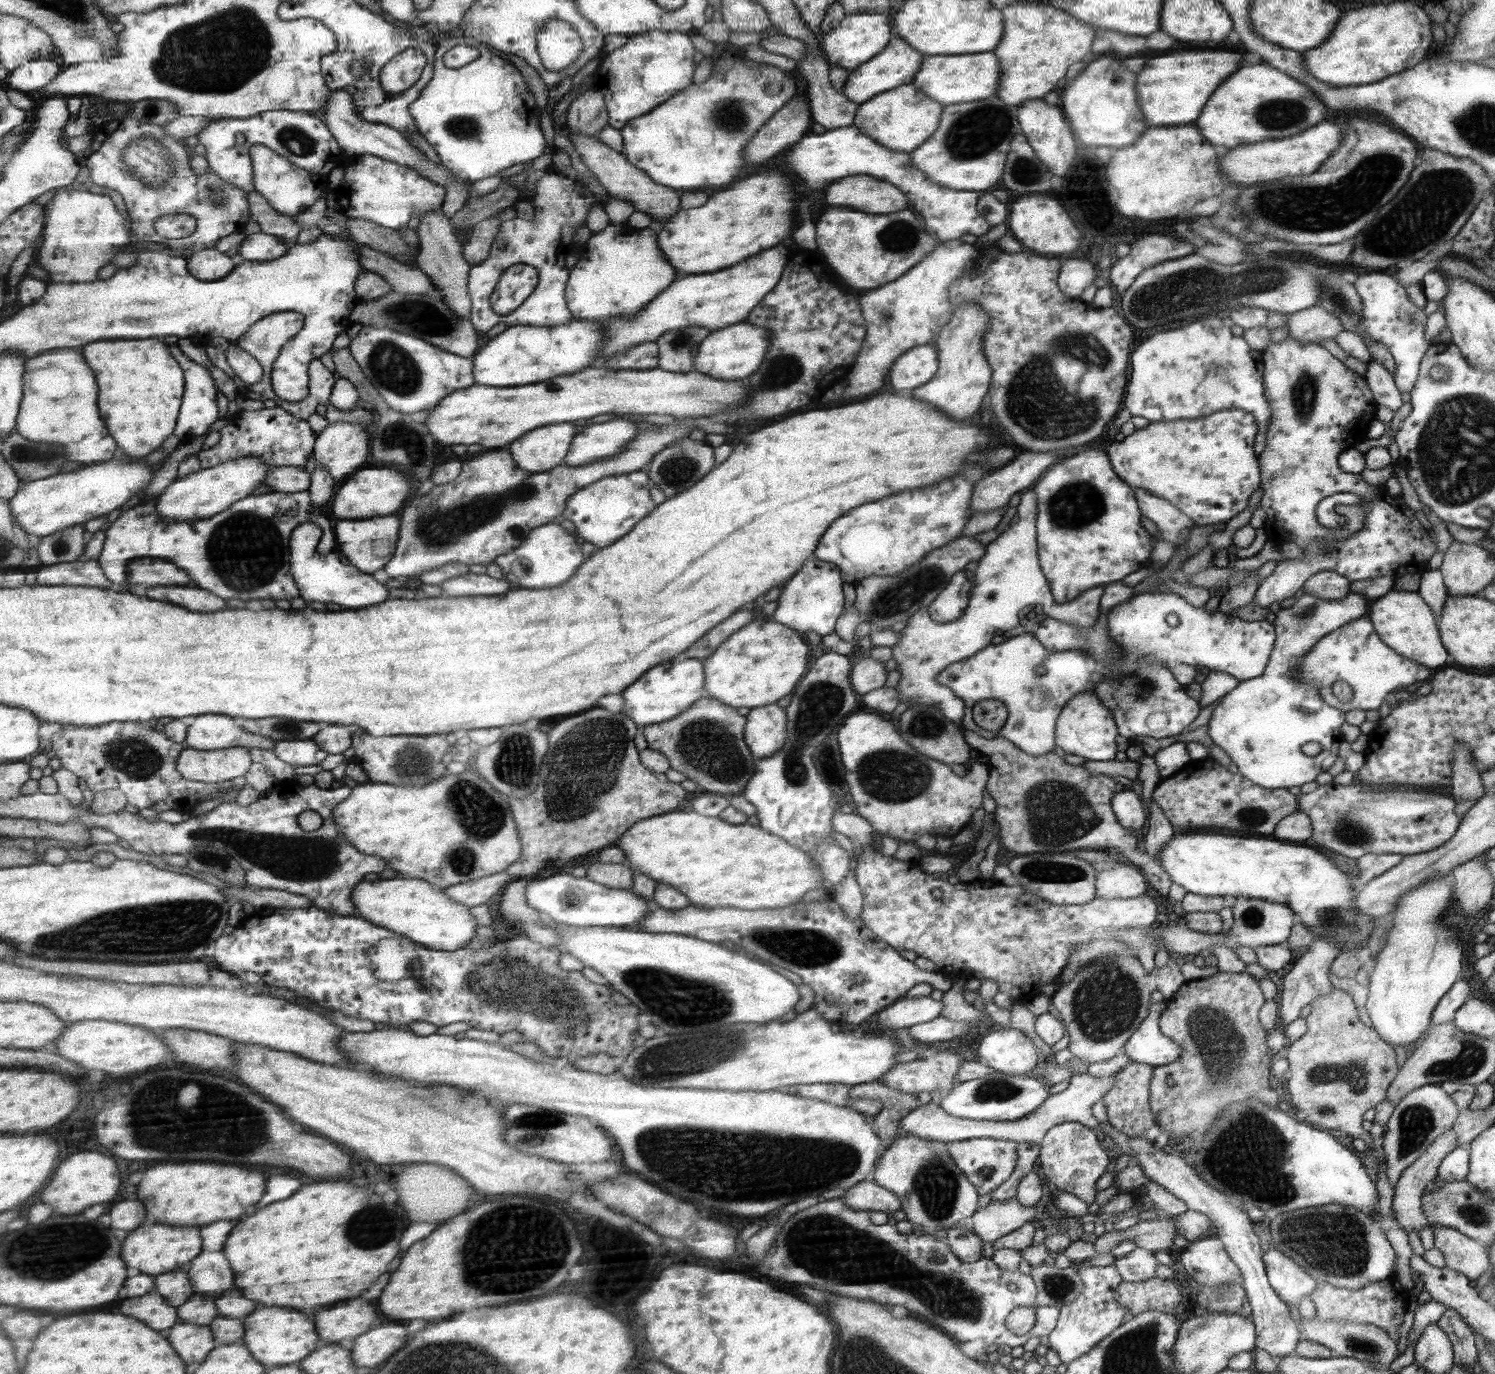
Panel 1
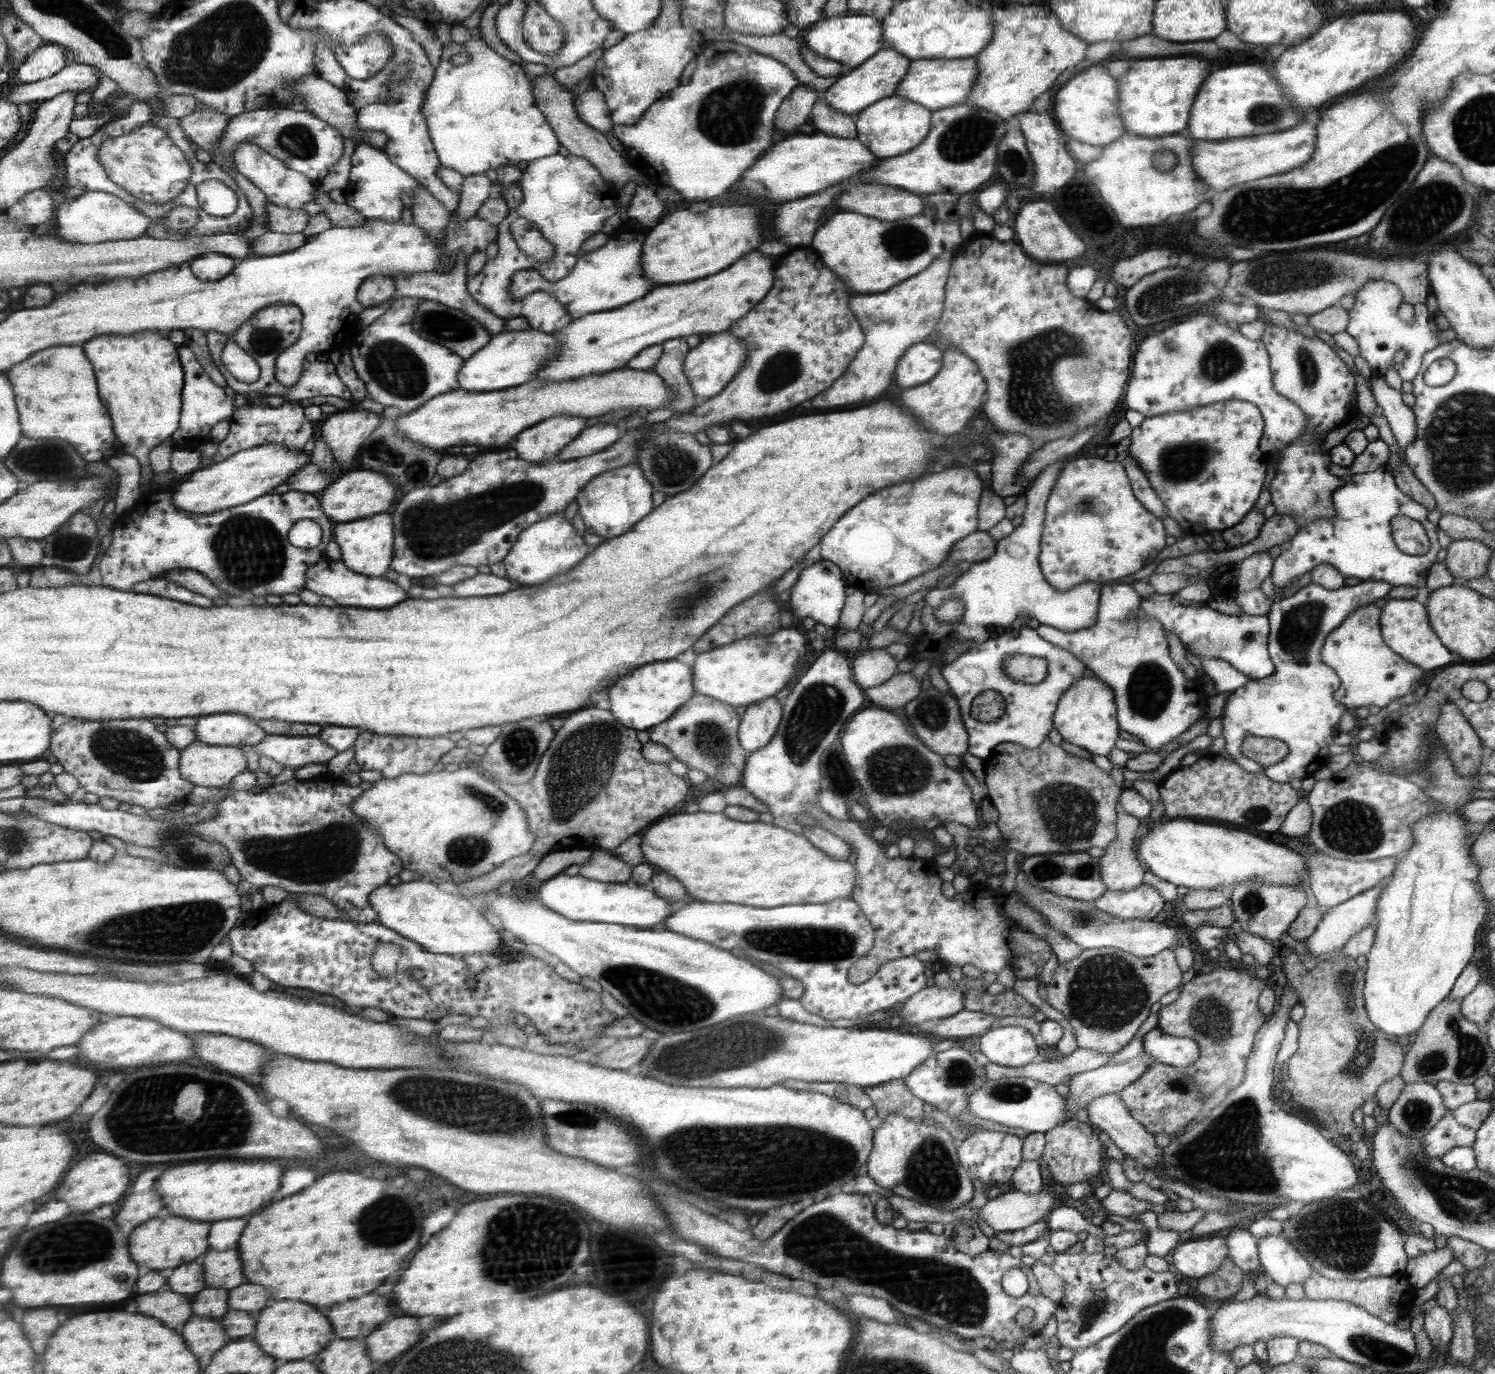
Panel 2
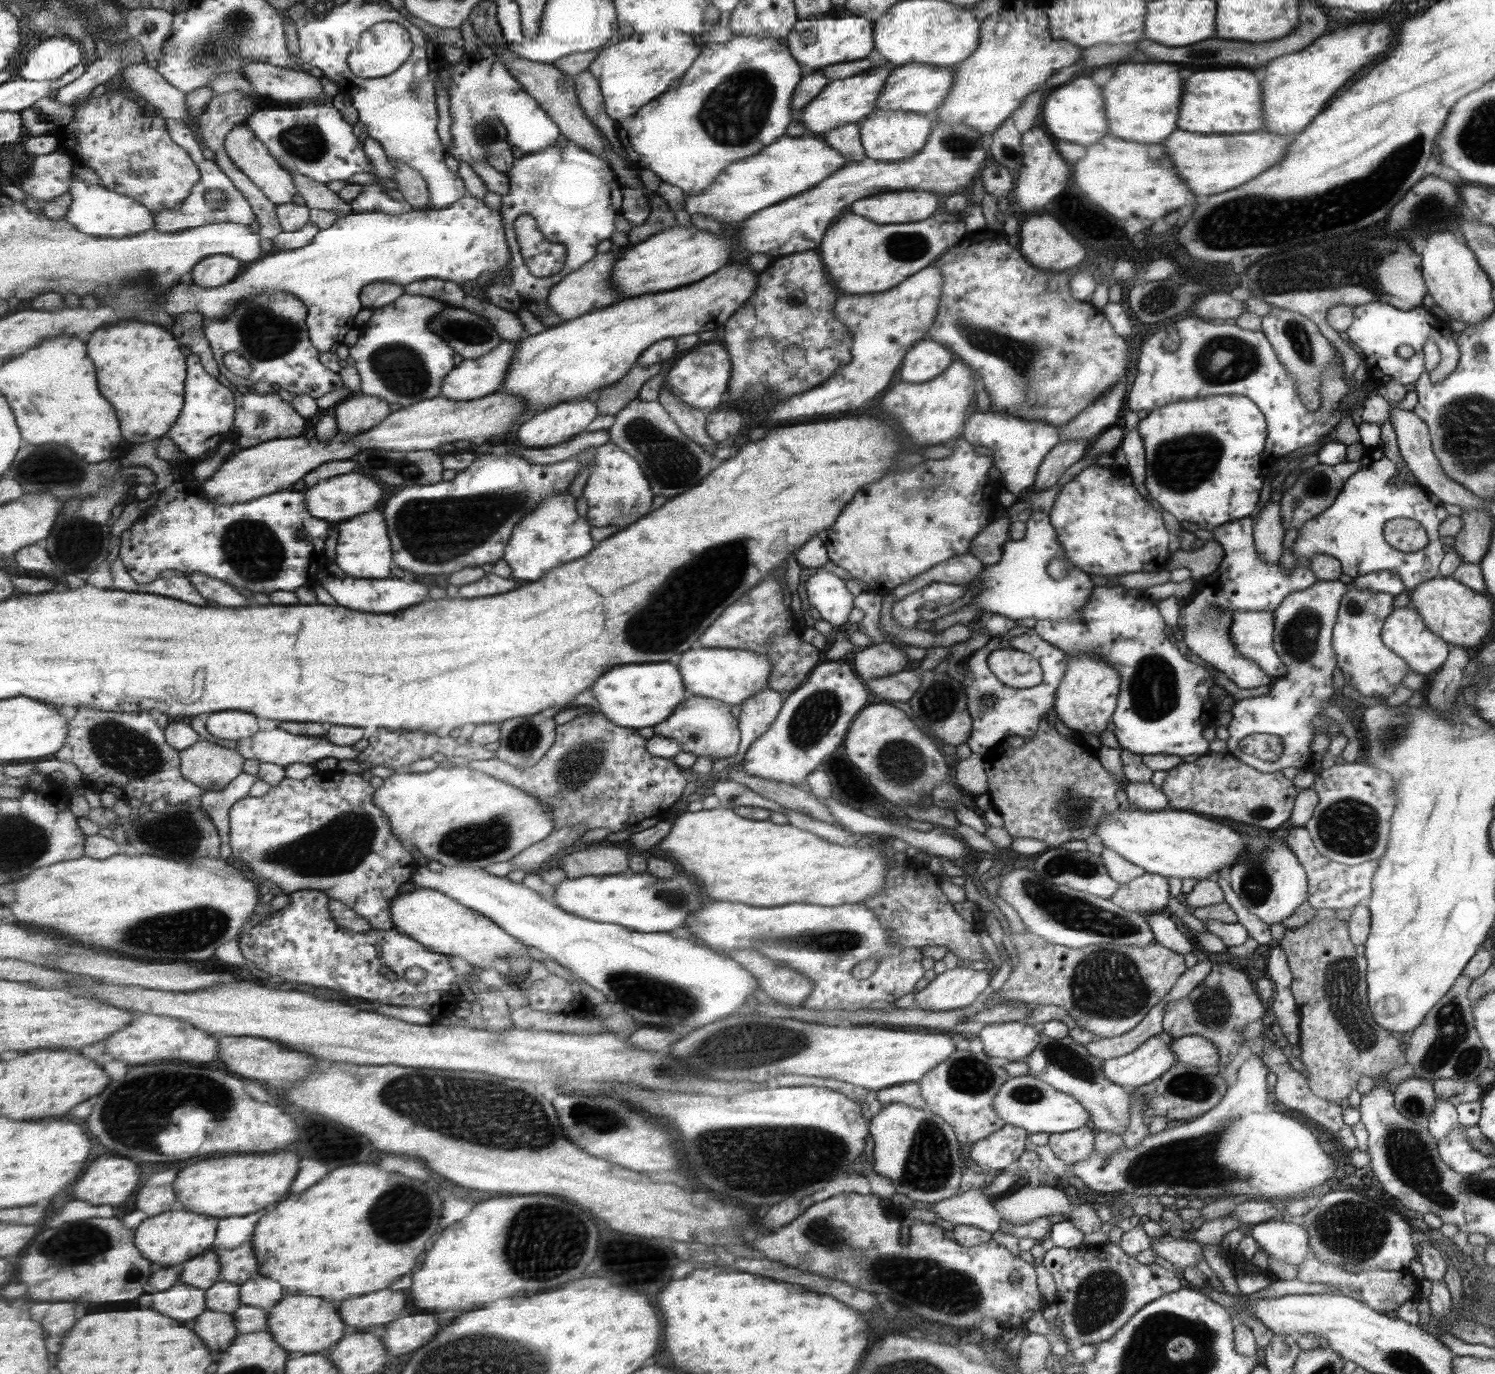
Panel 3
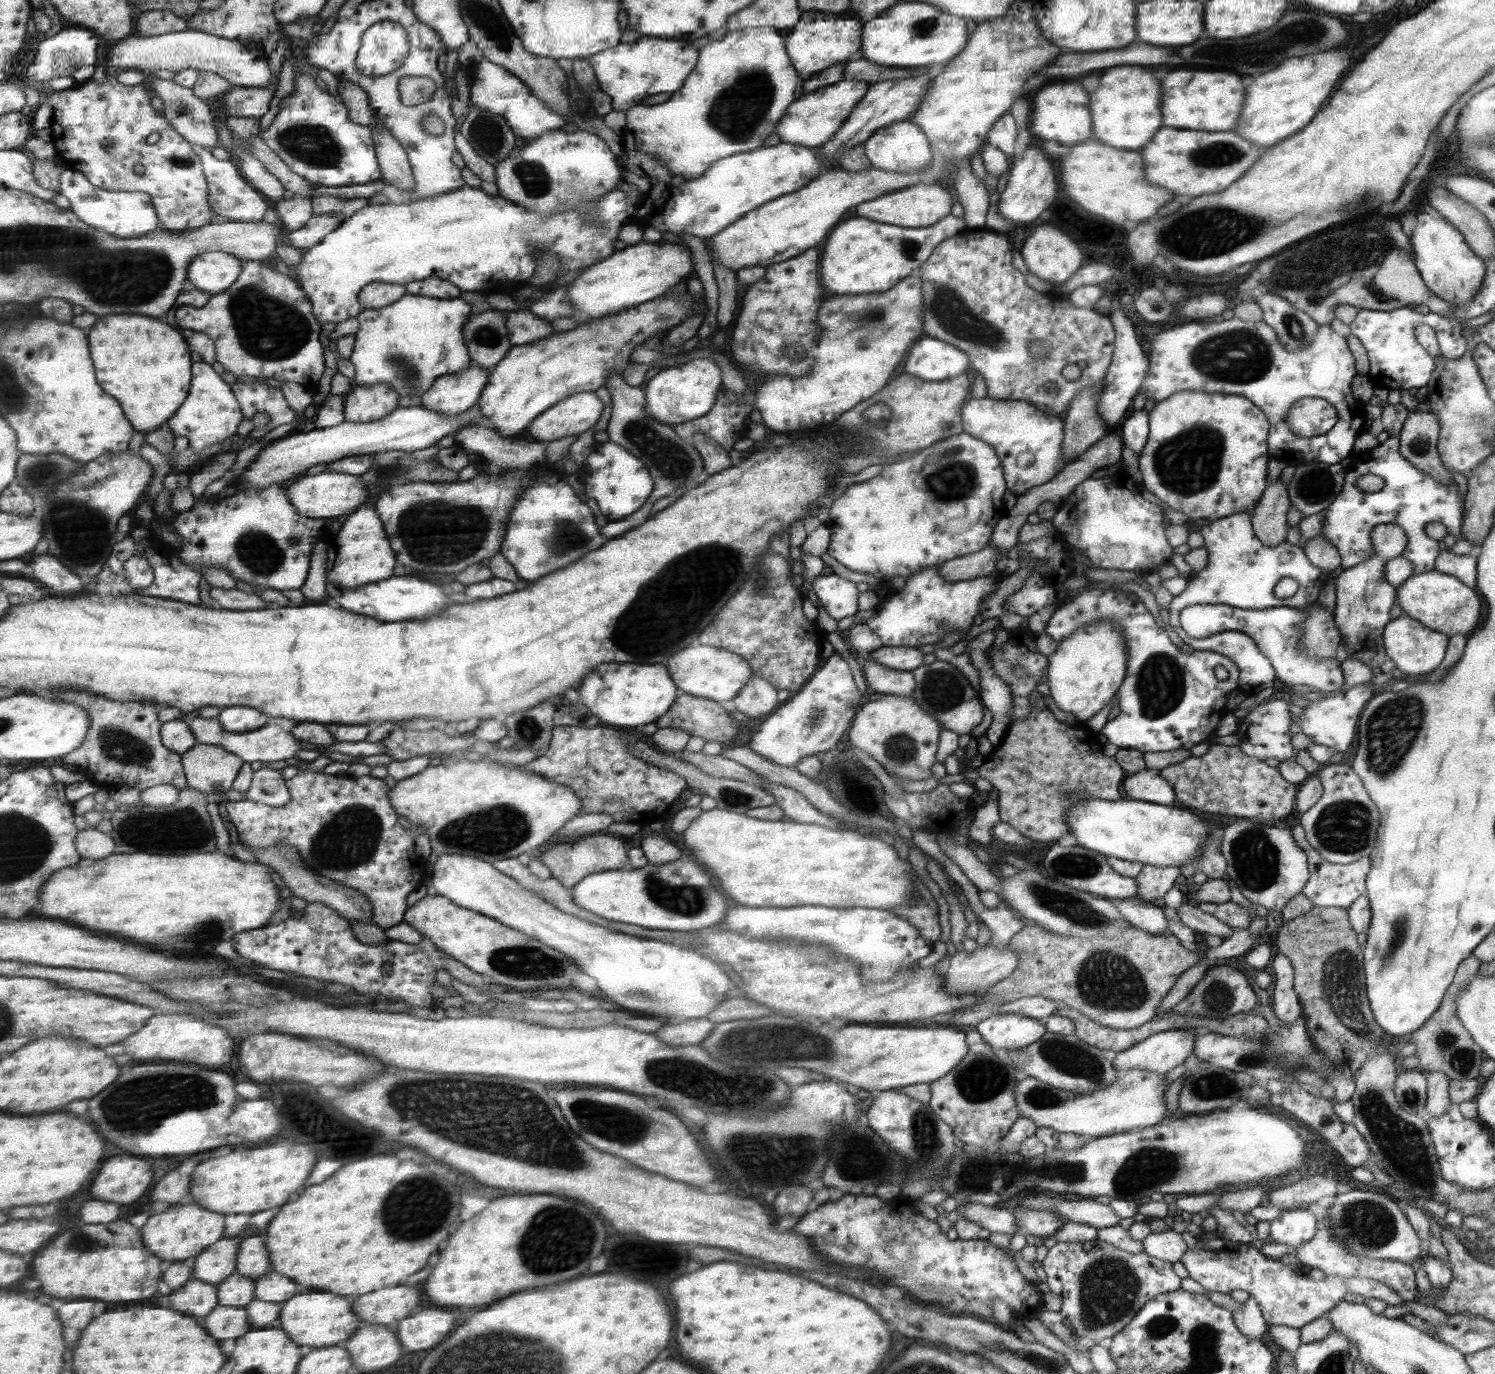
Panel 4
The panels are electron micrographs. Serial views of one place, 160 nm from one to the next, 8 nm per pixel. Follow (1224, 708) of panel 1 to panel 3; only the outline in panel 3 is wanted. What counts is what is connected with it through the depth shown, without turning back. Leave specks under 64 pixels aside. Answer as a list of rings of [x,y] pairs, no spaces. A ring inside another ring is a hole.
[[[1382,570],[1355,577],[1350,583],[1341,583],[1339,580],[1317,581],[1308,589],[1292,592],[1273,610],[1275,636],[1272,638],[1272,647],[1281,662],[1286,665],[1287,673],[1274,678],[1273,682],[1268,684],[1269,689],[1265,695],[1235,701],[1228,710],[1231,720],[1227,726],[1229,738],[1225,740],[1225,750],[1247,767],[1252,767],[1262,774],[1281,772],[1284,768],[1308,770],[1312,759],[1307,744],[1315,736],[1315,730],[1309,730],[1311,720],[1321,712],[1321,708],[1331,704],[1329,698],[1333,696],[1331,678],[1335,670],[1336,656],[1332,649],[1332,628],[1336,622],[1340,601],[1352,588],[1366,588],[1371,592],[1384,592],[1393,597],[1405,590],[1396,574]],[[1254,733],[1281,738],[1283,753],[1277,761],[1263,762],[1239,750],[1239,740]]]

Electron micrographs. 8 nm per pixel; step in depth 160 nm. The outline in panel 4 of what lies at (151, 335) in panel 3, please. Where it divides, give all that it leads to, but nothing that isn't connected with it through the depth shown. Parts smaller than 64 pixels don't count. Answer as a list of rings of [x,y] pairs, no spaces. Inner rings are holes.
[[[107,316],[91,332],[97,378],[113,394],[137,432],[149,433],[176,416],[191,390],[191,349],[185,335],[147,316]]]

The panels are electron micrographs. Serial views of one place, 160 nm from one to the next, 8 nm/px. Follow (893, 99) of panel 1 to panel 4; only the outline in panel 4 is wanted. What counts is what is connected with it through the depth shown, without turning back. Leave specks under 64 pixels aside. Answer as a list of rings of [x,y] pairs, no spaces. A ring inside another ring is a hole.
[[[905,119],[877,129],[871,137],[863,142],[863,146],[865,156],[873,167],[889,172],[912,173],[924,169],[924,166],[932,160],[929,143],[921,127],[909,119]]]

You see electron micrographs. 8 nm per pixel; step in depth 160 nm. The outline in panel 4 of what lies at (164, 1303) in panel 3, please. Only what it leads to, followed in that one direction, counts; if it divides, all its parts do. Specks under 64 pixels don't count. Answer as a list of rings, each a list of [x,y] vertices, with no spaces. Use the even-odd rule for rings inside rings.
[[[192,1278],[183,1288],[173,1292],[169,1296],[169,1308],[181,1310],[183,1314],[193,1314],[195,1316],[209,1316],[213,1309],[219,1306],[218,1287],[215,1284],[203,1282],[197,1278]]]

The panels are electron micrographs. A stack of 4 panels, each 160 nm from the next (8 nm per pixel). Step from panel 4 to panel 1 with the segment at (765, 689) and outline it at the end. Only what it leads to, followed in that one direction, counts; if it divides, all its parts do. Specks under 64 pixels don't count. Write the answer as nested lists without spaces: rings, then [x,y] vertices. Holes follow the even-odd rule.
[[[777,704],[749,710],[745,724],[745,746],[757,758],[773,757],[785,746],[785,712]]]

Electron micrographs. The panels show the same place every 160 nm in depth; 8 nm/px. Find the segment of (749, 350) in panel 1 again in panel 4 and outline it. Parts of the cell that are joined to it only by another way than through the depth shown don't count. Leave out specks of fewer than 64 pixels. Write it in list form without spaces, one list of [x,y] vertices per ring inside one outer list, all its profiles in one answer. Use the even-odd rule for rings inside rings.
[[[713,357],[693,359],[678,367],[669,367],[650,376],[644,390],[648,396],[646,411],[671,426],[704,417],[715,408],[723,390],[723,379],[722,368]]]

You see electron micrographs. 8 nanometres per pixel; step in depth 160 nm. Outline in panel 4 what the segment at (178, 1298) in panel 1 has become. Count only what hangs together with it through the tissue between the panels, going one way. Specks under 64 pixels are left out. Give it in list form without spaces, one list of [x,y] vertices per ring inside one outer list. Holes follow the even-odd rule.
[[[223,1238],[196,1256],[193,1278],[220,1285],[237,1272],[239,1245],[244,1238]]]

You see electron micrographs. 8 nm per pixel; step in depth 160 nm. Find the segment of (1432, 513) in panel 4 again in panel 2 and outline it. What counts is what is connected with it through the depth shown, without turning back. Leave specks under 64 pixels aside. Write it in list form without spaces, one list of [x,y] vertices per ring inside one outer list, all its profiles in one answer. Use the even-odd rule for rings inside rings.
[[[1387,467],[1346,476],[1343,486],[1331,494],[1334,508],[1332,518],[1320,518],[1298,527],[1298,532],[1287,542],[1283,551],[1272,560],[1271,584],[1285,590],[1305,572],[1321,564],[1330,564],[1345,578],[1358,581],[1379,580],[1391,586],[1424,586],[1428,570],[1435,563],[1439,550],[1436,528],[1427,521],[1428,510],[1411,500],[1395,485],[1395,478]],[[1397,515],[1416,520],[1428,535],[1429,548],[1420,555],[1405,554],[1399,550],[1390,530],[1391,519]]]

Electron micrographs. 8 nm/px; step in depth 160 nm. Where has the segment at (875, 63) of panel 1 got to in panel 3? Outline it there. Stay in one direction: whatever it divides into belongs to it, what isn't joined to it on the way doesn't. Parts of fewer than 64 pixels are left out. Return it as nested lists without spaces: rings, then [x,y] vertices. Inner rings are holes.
[[[879,60],[877,65],[868,68],[858,75],[844,78],[843,80],[829,80],[819,94],[802,110],[800,116],[796,119],[802,122],[805,127],[805,134],[817,136],[833,127],[843,126],[847,123],[856,123],[863,121],[870,115],[877,105],[877,98],[886,84],[886,79],[892,72],[892,65]]]

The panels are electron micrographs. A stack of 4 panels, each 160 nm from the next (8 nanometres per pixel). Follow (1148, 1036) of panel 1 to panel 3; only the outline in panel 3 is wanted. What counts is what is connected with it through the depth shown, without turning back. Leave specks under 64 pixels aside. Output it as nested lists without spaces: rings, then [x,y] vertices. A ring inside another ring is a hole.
[[[1189,1034],[1173,1038],[1169,1048],[1175,1055],[1176,1061],[1195,1068],[1217,1067],[1219,1062],[1218,1050],[1207,1038],[1197,1034]]]

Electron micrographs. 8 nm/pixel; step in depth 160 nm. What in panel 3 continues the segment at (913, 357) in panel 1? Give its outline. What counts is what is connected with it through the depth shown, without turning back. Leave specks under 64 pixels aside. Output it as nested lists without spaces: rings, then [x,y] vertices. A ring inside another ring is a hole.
[[[923,339],[904,354],[899,376],[903,382],[927,382],[943,373],[949,362],[951,354],[940,343]]]

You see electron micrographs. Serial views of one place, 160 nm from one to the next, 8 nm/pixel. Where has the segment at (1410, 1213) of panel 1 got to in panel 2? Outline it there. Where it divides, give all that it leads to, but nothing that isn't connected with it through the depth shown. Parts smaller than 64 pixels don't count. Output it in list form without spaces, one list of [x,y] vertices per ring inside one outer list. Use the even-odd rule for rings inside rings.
[[[1446,1111],[1441,1121],[1425,1135],[1422,1150],[1427,1158],[1441,1158],[1455,1147],[1470,1147],[1476,1137],[1475,1131],[1465,1128],[1453,1118],[1452,1111]]]

